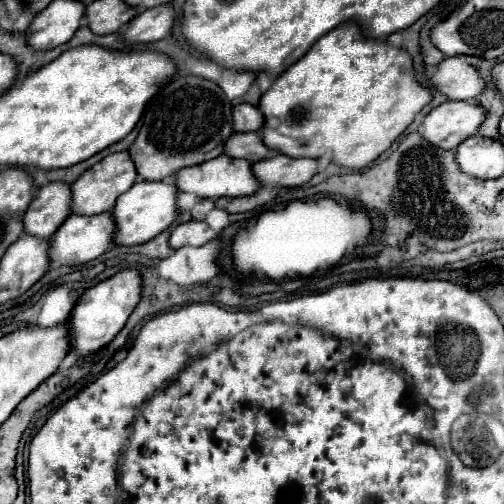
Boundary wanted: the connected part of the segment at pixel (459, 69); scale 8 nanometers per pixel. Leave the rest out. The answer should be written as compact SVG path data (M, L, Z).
M444 58L428 78L428 84L442 92L448 100L470 100L472 96L480 94L484 80L480 78L478 70L464 60Z

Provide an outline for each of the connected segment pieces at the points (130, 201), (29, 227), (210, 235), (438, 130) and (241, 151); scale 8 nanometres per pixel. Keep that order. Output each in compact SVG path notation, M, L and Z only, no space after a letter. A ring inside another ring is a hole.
M136 182L128 192L124 192L124 196L120 196L120 200L116 200L116 206L112 210L112 218L114 218L114 244L118 246L136 246L136 244L144 244L148 240L152 240L154 236L158 236L160 232L164 232L174 218L178 216L176 210L176 186L174 184L166 184L166 182Z
M64 182L42 186L24 214L24 232L28 236L48 240L48 236L52 236L52 232L56 232L60 226L60 220L66 220L70 216L68 196L68 184Z
M190 220L184 224L178 224L172 234L170 234L170 244L174 244L172 248L182 248L182 246L204 246L210 240L216 238L216 232L206 224L206 222L198 222L198 220Z
M444 102L430 110L422 124L422 136L438 148L452 150L480 128L484 108L468 102Z
M246 132L246 134L232 134L224 142L224 154L230 158L244 158L248 162L260 162L274 152L270 148L264 148L264 142L260 140L258 134Z

